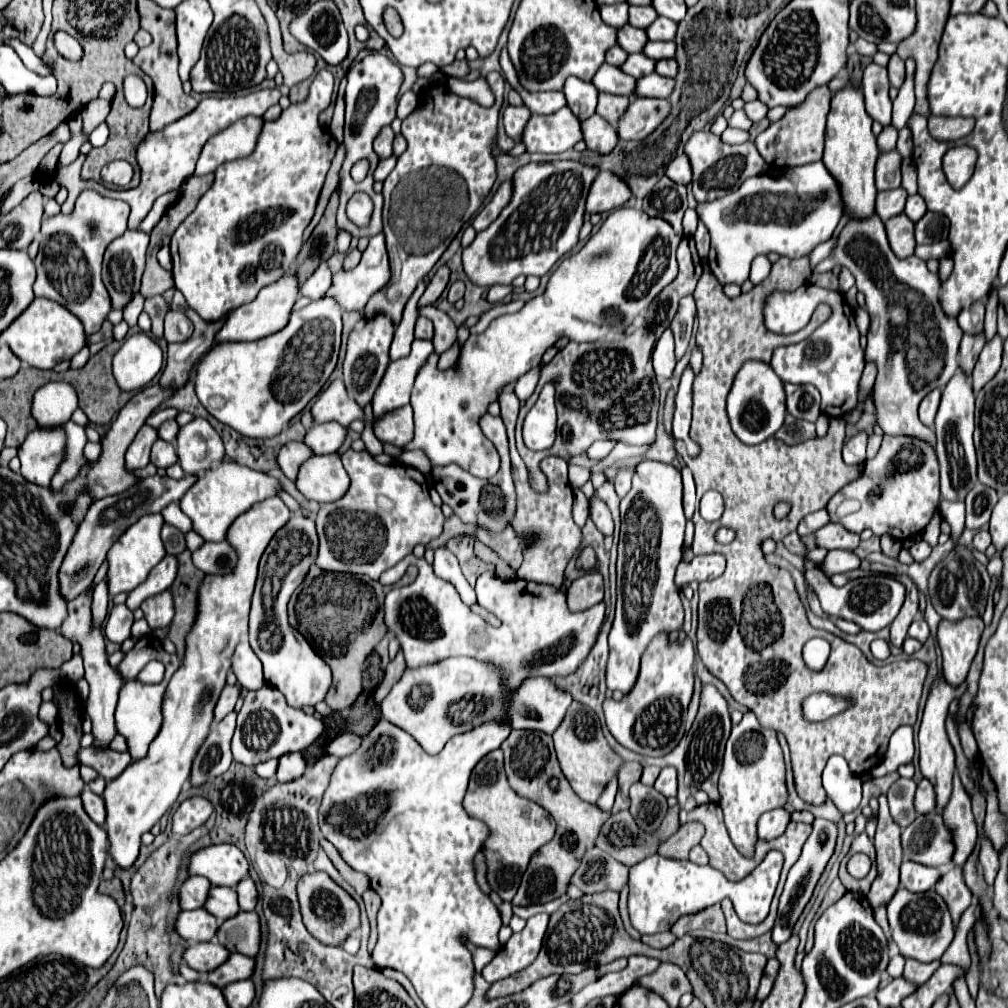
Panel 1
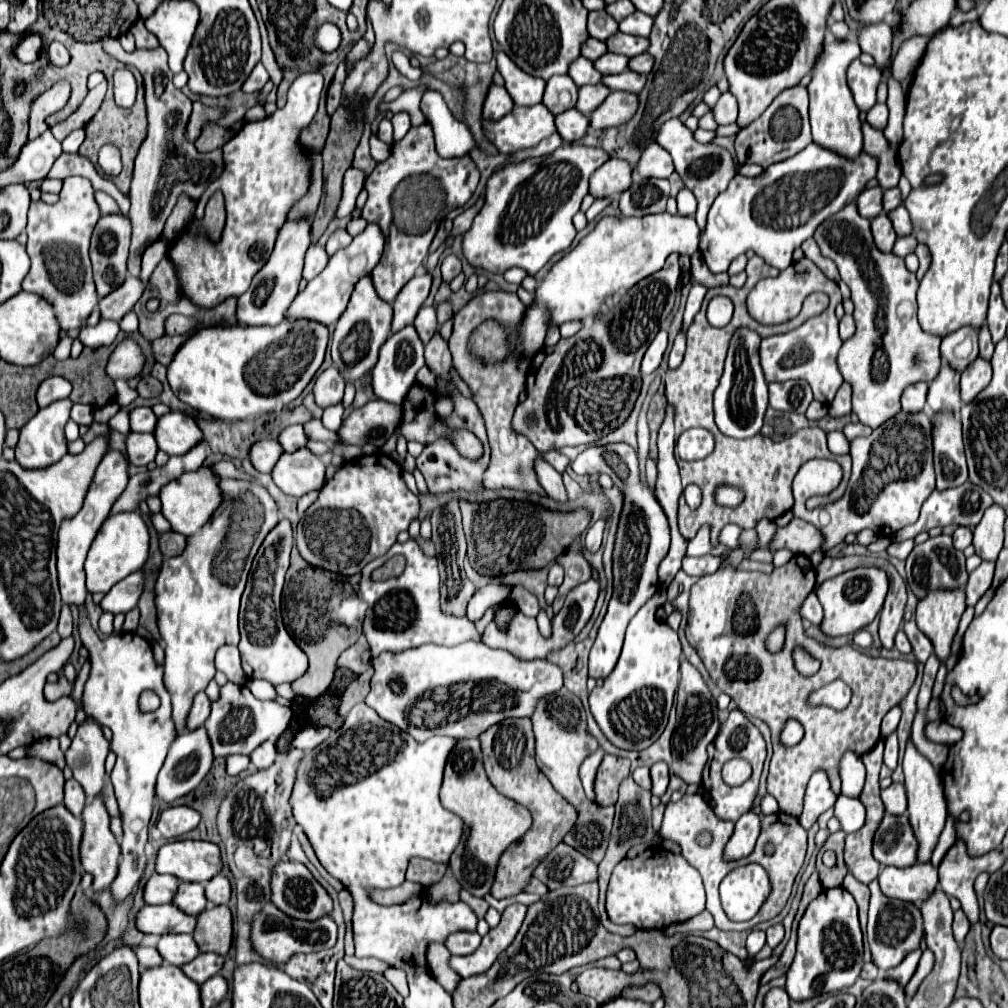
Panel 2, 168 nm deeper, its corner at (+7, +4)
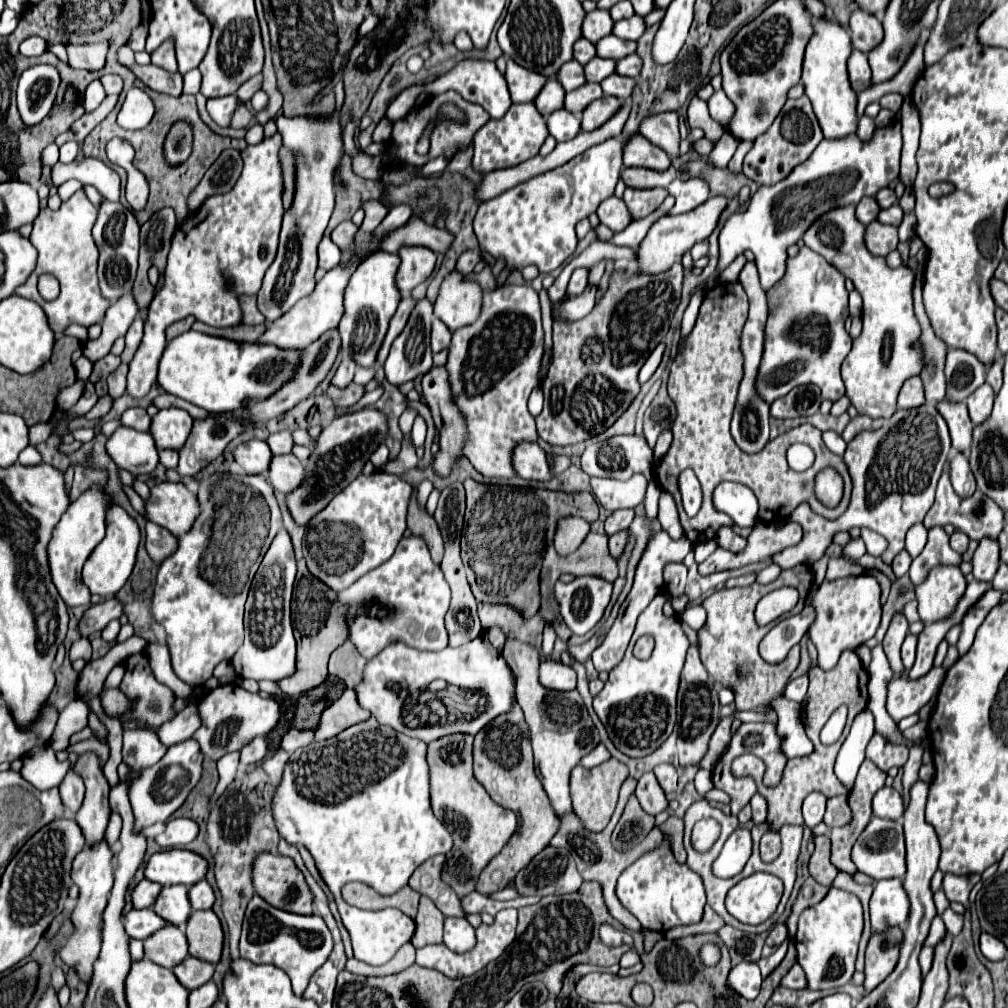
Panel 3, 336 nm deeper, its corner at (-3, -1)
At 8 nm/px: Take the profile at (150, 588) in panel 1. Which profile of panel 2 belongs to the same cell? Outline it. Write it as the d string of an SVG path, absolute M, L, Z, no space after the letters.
M144 571L130 573L122 581L118 581L102 599L102 609L110 613L128 613L130 609L136 607L140 599L140 591L144 589Z

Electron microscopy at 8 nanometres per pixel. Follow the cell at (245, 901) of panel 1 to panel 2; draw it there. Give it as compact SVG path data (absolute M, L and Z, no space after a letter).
M224 873L216 875L216 879L210 879L208 881L206 895L208 895L208 901L214 903L214 905L228 905L230 903L230 897L232 897L230 879Z

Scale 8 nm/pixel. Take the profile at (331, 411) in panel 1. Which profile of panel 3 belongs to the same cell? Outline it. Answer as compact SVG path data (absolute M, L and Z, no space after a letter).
M344 358L344 360L340 362L340 366L338 366L334 378L332 378L332 384L340 386L340 388L348 386L348 384L352 382L352 378L354 378L354 370L356 370L356 366L358 366L358 364L354 364L354 360Z

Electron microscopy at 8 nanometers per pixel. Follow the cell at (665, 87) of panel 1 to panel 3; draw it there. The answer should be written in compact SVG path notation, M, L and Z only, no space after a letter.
M610 74L600 82L600 86L602 86L604 96L616 96L620 100L628 100L632 96L632 90L634 90L634 80L626 78L626 76Z

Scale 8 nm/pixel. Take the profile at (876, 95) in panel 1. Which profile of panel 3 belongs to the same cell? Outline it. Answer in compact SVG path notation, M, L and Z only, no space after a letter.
M852 50L850 60L848 60L848 78L854 92L862 92L870 86L870 66L864 52Z

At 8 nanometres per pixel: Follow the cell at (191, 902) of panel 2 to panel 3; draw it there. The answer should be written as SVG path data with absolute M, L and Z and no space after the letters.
M174 884L174 886L164 886L162 892L158 894L158 900L150 906L150 910L158 912L168 924L174 924L184 930L184 924L190 916L190 902L188 902L188 886L184 884Z

